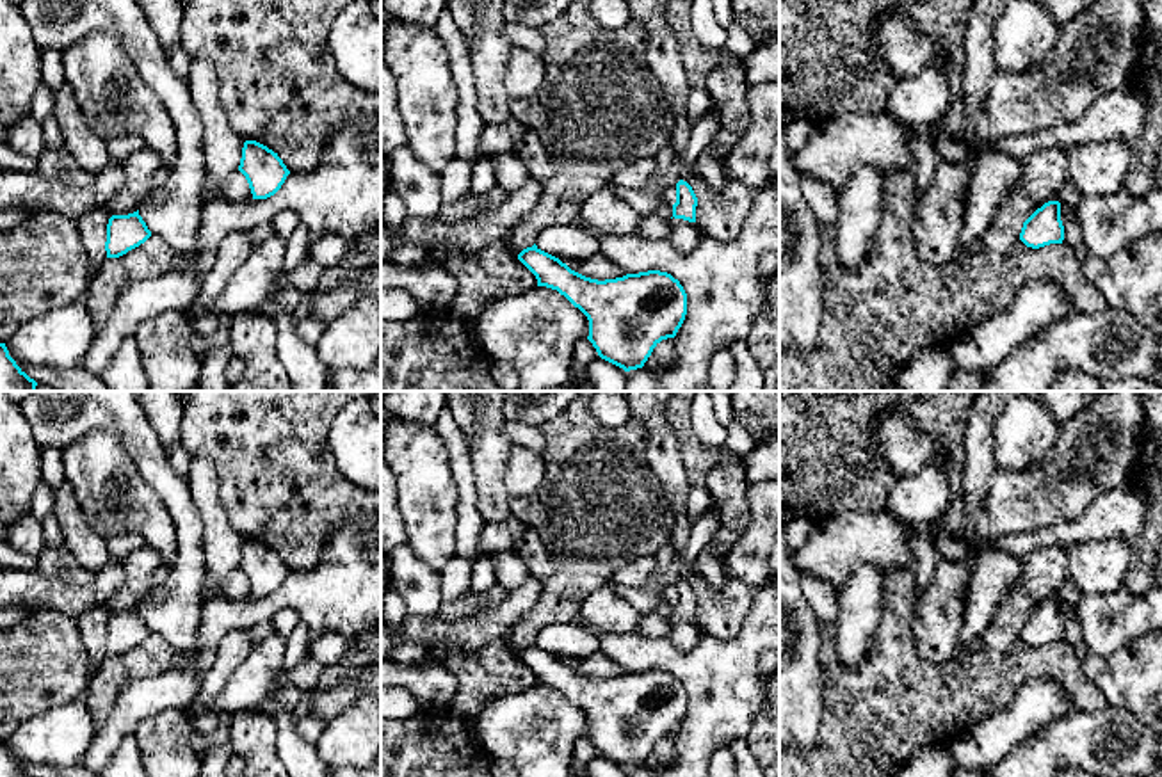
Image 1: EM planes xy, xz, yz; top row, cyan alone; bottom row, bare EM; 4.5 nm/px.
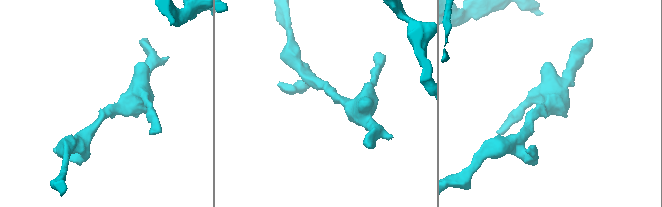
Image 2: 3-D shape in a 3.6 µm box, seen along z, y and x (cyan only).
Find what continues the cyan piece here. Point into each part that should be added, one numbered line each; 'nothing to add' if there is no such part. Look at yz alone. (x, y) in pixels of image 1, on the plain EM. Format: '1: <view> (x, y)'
nothing to add

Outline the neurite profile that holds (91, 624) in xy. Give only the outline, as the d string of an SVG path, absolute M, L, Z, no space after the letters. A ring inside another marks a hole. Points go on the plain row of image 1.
M98 606L84 612L77 619L77 626L93 667L98 667L107 658L105 640L110 615L112 613L107 606Z

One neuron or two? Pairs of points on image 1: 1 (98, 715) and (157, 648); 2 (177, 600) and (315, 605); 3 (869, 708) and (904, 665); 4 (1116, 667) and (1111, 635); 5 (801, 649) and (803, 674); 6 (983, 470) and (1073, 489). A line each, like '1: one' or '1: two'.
1: one
2: two
3: one
4: two
5: one
6: two

